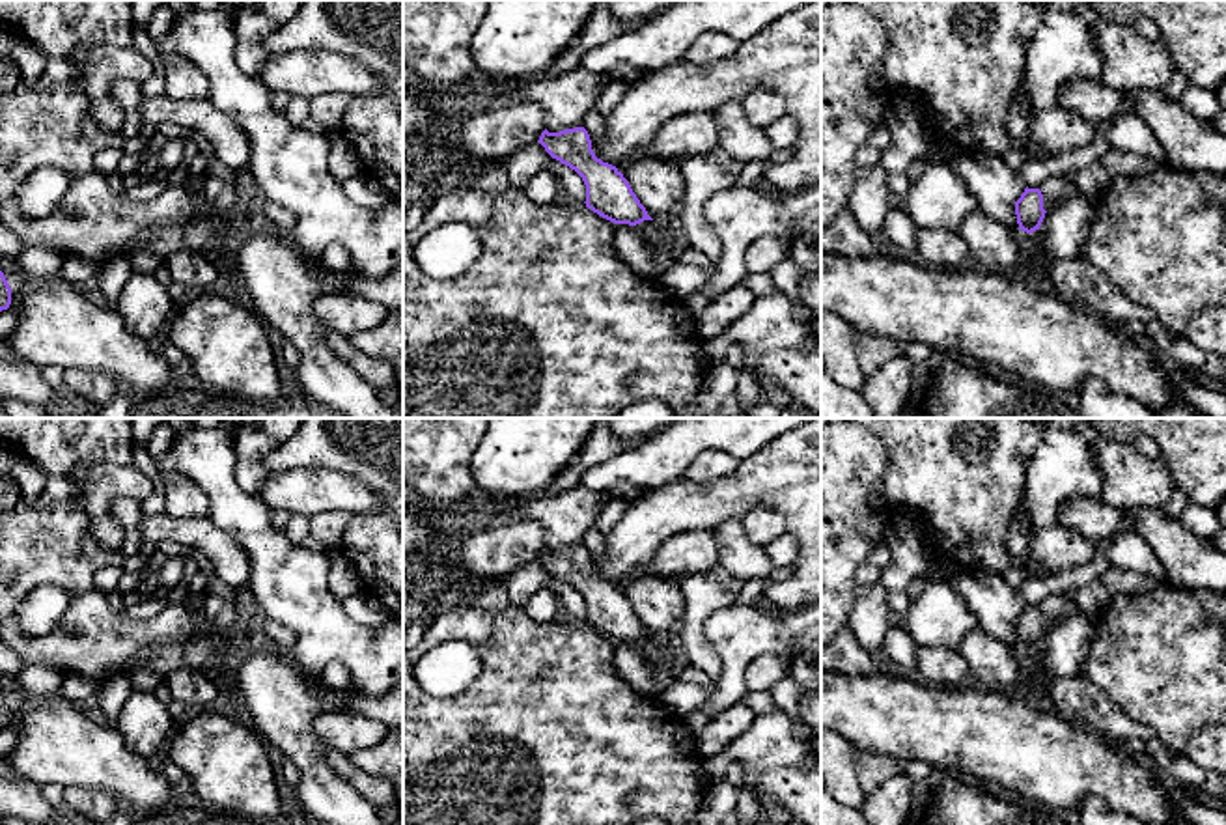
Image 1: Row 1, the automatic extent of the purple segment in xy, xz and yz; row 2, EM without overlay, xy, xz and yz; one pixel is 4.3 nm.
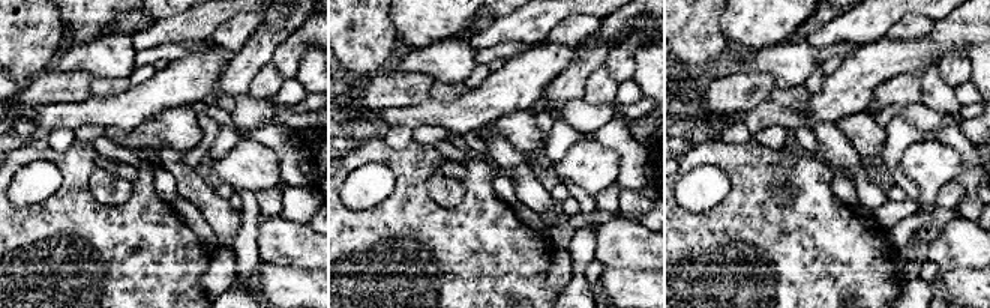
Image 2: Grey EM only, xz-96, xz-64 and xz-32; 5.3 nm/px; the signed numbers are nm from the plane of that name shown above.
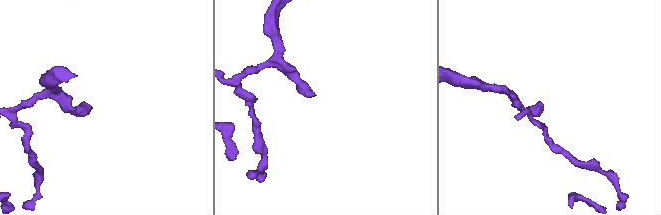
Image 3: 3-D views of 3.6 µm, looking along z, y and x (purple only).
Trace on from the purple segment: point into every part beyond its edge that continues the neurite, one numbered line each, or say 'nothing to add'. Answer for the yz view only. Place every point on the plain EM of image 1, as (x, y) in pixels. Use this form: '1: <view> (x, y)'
1: yz (1055, 607)

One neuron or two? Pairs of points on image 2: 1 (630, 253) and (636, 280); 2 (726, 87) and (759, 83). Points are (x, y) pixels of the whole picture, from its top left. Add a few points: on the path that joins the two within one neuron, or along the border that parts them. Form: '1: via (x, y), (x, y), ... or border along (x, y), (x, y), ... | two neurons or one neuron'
1: border along (603, 265), (648, 269) | two neurons
2: via (734, 87), (752, 87) | one neuron

